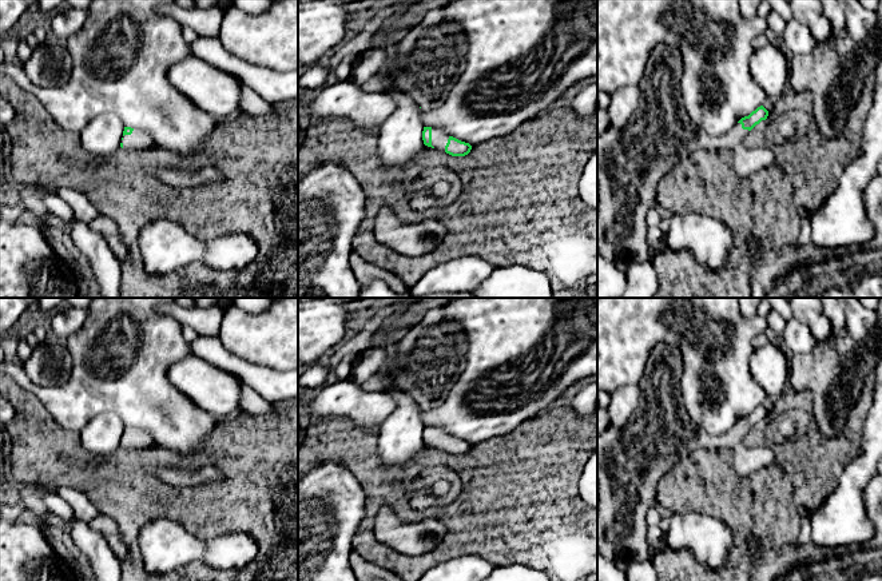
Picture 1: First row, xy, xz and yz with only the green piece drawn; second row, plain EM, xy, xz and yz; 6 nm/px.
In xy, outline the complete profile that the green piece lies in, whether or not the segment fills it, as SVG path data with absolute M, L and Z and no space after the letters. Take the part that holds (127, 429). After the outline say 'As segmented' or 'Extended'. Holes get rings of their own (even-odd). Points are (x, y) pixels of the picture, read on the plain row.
M124 426L120 446L127 449L147 449L154 446L154 441L147 431Z. Extended

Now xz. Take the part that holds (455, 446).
M424 426L422 439L425 445L446 451L452 455L465 455L472 449L469 442L461 441L449 435L446 431L432 426Z. Extended

